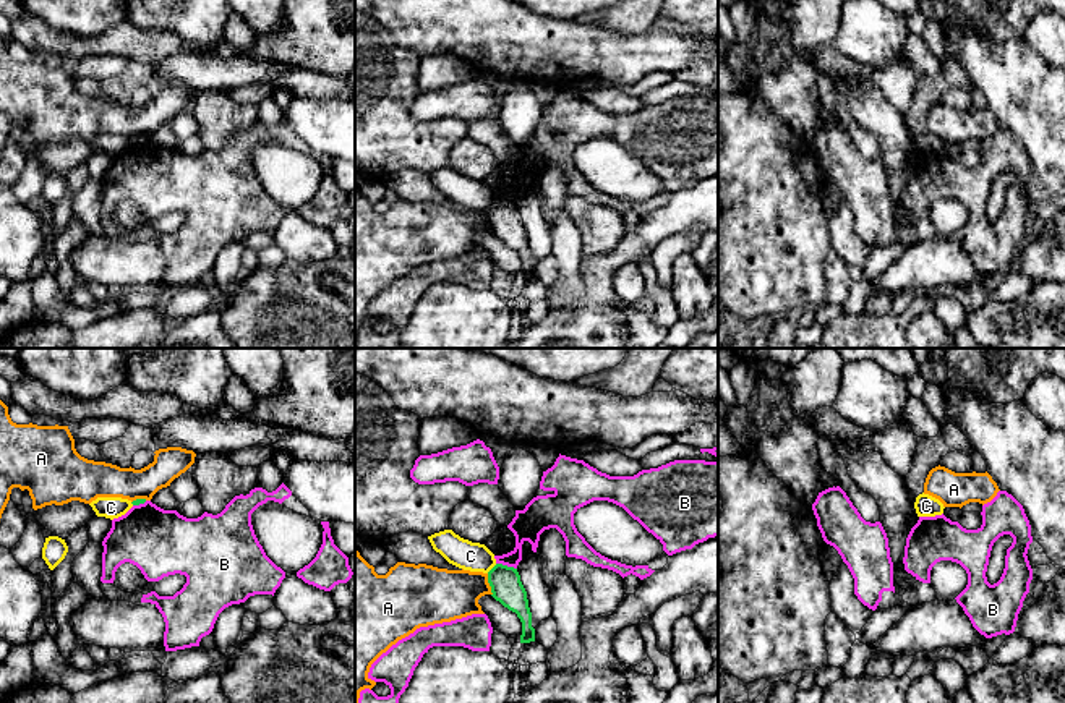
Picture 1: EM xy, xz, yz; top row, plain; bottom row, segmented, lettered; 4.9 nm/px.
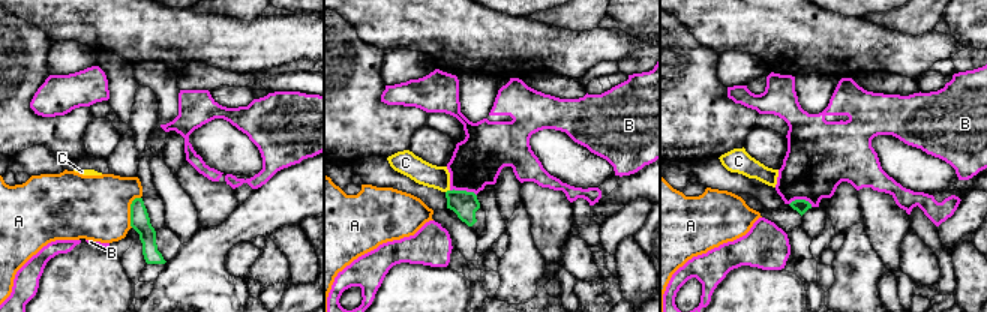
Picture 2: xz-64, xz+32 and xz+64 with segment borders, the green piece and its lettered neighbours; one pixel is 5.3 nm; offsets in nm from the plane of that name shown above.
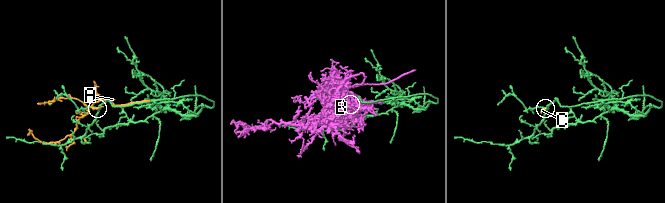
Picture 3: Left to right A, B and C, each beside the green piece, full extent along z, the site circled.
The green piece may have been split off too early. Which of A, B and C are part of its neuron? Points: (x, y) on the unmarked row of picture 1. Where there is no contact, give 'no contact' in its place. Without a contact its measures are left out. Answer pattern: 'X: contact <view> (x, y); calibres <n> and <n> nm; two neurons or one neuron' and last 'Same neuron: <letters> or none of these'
A: contact xz (490, 222); calibres 160 and 260 nm; two neurons
B: contact xz (506, 203); calibres 160 and 160 nm; two neurons
C: contact xz (493, 204); calibres 160 and 140 nm; two neurons
Same neuron: none of these

